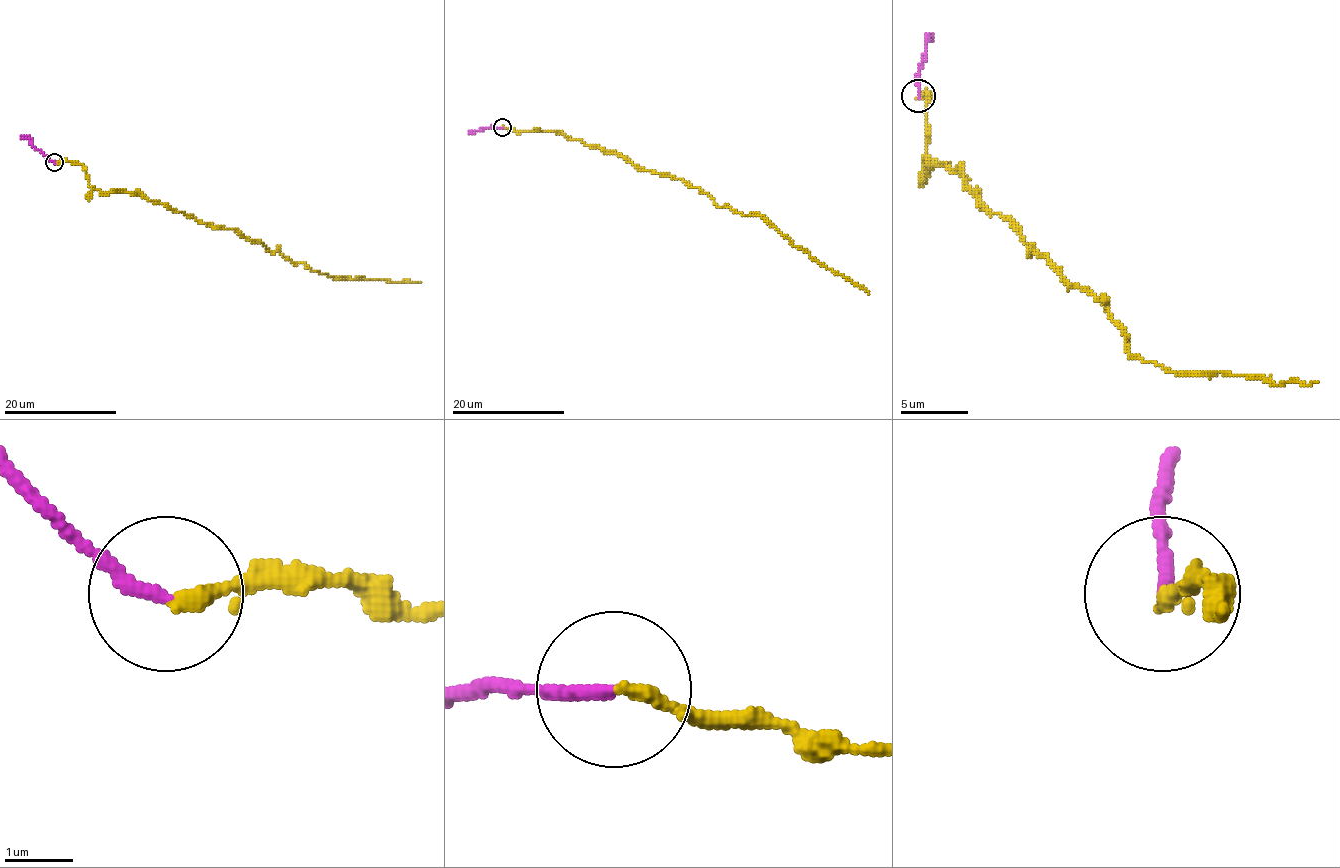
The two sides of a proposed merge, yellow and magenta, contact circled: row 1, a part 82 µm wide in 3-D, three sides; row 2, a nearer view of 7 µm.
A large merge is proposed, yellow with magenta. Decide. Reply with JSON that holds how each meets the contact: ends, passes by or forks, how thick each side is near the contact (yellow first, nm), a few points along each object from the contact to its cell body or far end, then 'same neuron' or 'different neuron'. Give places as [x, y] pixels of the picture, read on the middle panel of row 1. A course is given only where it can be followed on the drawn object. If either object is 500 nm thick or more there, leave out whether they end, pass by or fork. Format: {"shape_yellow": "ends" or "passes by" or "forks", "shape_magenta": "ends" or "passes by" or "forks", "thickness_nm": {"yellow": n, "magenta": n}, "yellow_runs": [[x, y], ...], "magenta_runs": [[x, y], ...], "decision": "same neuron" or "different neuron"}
{"shape_yellow": "ends", "shape_magenta": "ends", "thickness_nm": {"yellow": 200, "magenta": 200}, "yellow_runs": [[503, 127], [561, 131], [614, 151], [641, 169], [683, 179], [718, 206], [763, 216], [796, 247], [869, 293]], "magenta_runs": [[502, 127], [468, 130]], "decision": "same neuron"}

